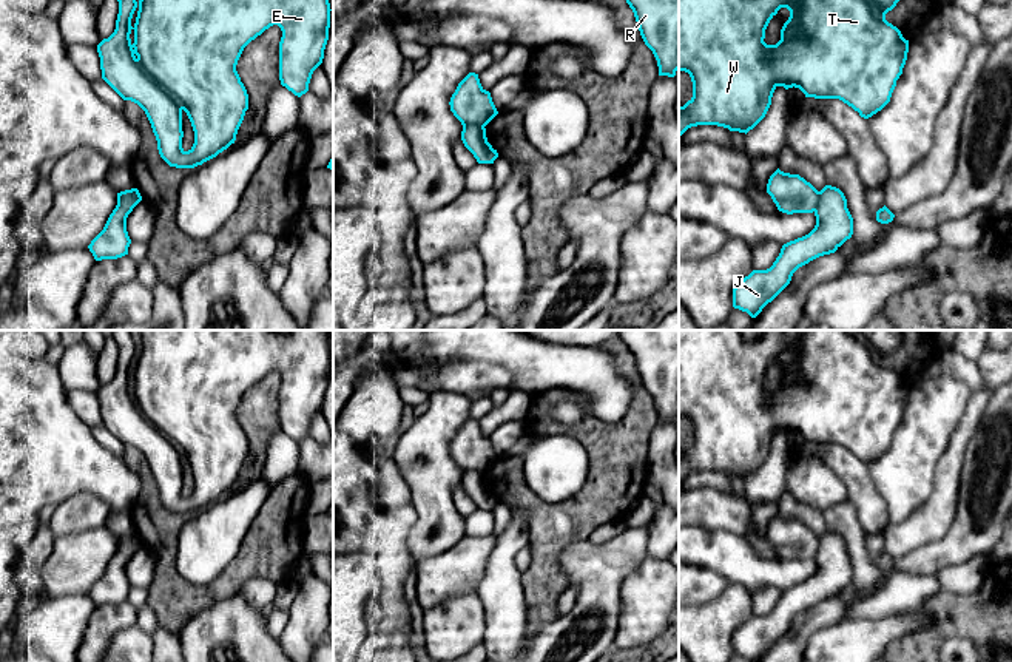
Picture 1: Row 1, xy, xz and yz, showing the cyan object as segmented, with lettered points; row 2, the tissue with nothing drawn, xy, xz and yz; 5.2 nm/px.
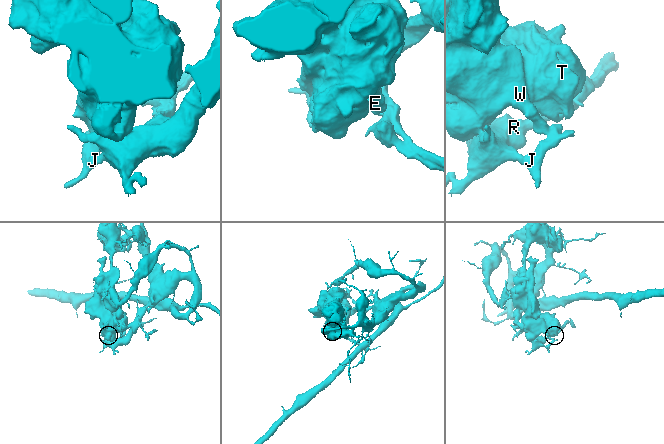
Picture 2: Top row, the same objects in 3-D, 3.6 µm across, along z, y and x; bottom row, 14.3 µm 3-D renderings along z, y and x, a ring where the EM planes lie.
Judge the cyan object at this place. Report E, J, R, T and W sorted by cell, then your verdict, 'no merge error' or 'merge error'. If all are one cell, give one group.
groups E T W / J R; merge error

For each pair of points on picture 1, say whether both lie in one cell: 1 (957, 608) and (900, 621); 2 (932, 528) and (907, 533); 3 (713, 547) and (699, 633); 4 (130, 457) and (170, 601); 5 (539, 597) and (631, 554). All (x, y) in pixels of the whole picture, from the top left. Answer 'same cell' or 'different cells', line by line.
1: different cells
2: same cell
3: different cells
4: same cell
5: different cells

